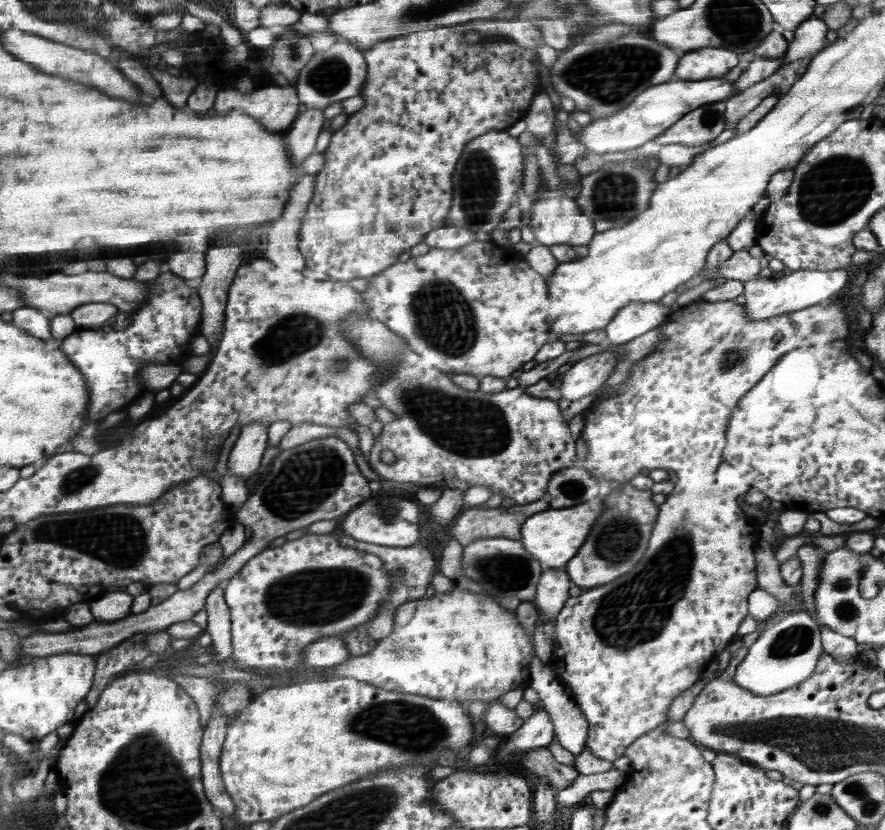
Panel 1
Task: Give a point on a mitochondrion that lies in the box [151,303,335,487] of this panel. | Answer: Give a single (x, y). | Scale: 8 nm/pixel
(275, 347)

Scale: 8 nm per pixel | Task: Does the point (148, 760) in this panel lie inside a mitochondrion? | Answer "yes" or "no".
yes

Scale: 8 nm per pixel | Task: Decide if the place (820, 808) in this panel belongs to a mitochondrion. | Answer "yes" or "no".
yes

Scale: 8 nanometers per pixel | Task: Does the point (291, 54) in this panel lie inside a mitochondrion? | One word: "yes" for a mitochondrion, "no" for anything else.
yes

